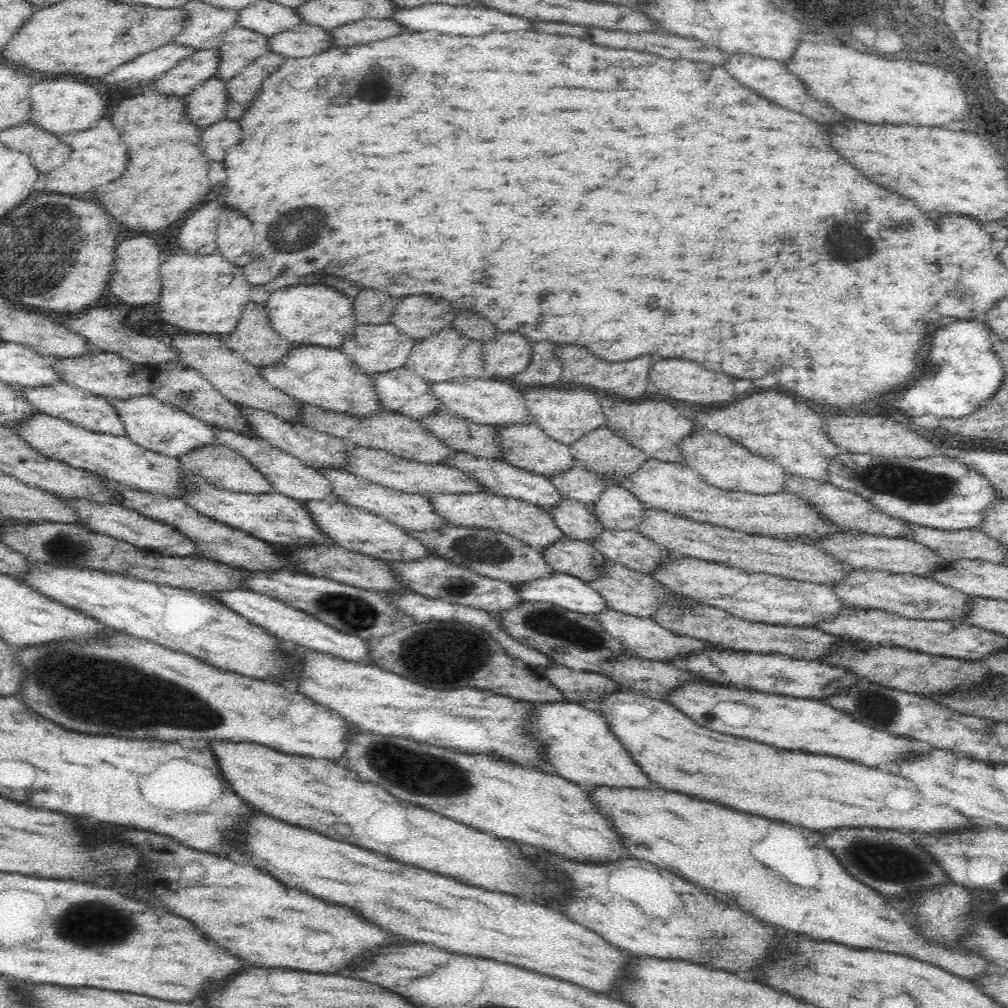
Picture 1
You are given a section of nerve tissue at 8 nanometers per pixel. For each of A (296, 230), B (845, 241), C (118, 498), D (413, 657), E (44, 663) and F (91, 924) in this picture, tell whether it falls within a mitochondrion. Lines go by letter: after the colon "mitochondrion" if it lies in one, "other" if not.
A: mitochondrion
B: mitochondrion
C: other
D: mitochondrion
E: mitochondrion
F: mitochondrion

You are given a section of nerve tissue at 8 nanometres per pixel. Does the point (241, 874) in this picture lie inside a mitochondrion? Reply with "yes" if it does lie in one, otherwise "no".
no

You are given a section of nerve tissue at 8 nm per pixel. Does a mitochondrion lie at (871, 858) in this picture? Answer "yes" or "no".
yes

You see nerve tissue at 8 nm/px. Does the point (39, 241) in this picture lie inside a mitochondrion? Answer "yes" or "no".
yes

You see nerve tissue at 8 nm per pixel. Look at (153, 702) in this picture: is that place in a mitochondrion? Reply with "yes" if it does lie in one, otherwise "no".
yes

